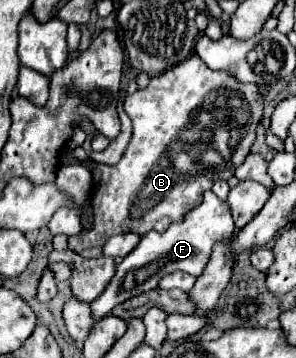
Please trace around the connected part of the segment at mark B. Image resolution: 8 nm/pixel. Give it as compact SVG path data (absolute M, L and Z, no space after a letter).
M192 54L178 66L164 70L162 74L150 78L144 90L138 90L124 100L124 112L134 124L134 136L128 144L126 154L114 166L98 164L94 170L94 190L92 190L92 228L82 230L68 238L70 250L84 256L96 258L102 254L102 244L120 232L146 234L150 230L164 232L170 224L184 220L184 216L200 204L202 188L200 182L182 174L180 164L174 164L170 154L170 142L176 134L192 120L196 110L204 104L206 96L218 90L236 92L248 106L248 118L244 132L254 132L262 118L264 98L254 84L242 84L228 72L214 72L206 68L200 56Z

